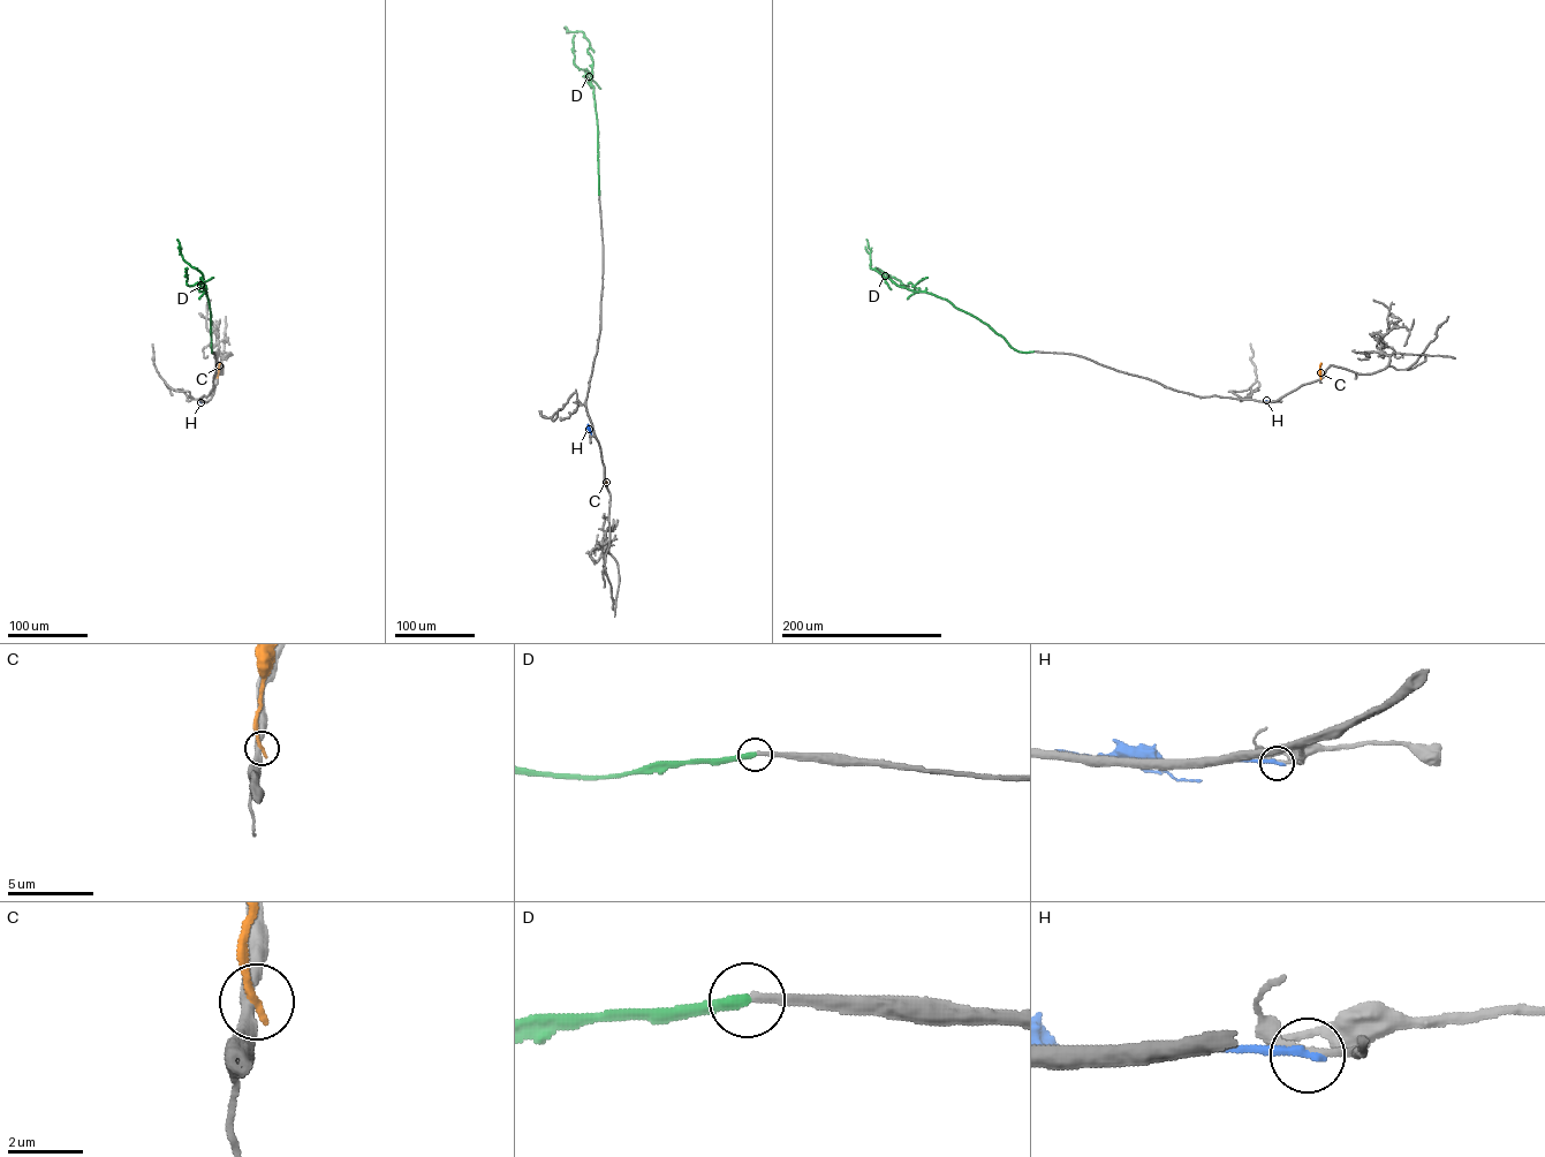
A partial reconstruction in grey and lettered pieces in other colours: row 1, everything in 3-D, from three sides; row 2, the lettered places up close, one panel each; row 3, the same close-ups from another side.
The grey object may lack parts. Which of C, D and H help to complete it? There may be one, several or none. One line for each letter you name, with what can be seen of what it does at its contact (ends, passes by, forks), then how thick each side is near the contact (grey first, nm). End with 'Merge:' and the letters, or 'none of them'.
D: it ends | 260/280 nm
Merge: D

